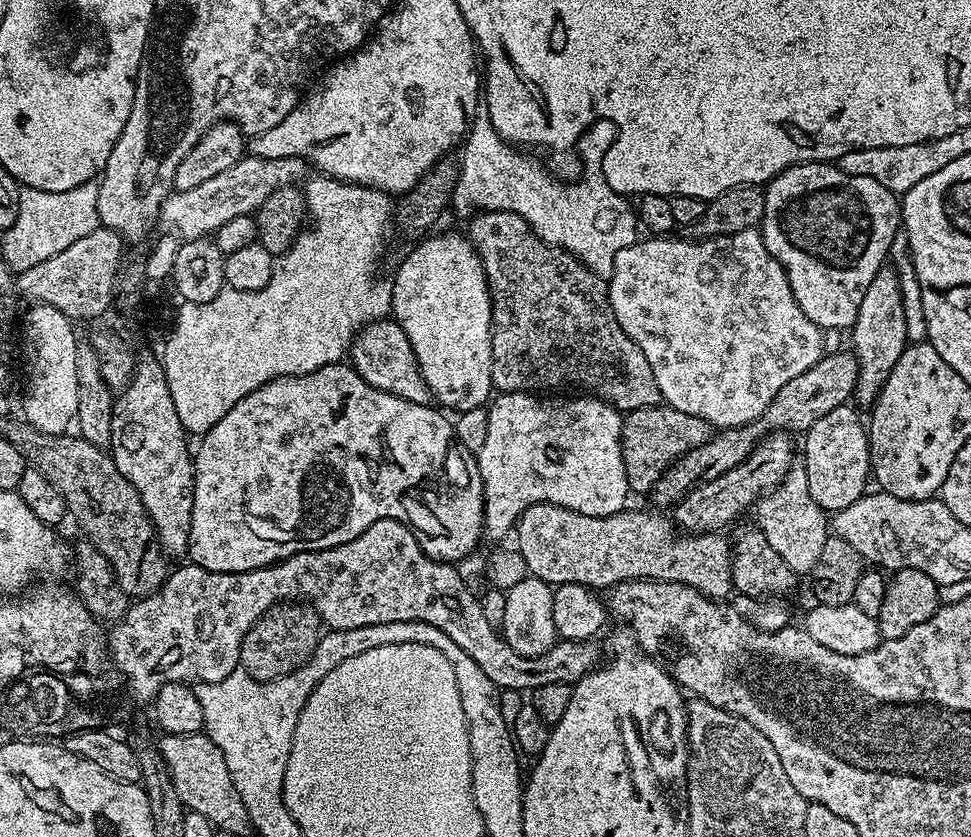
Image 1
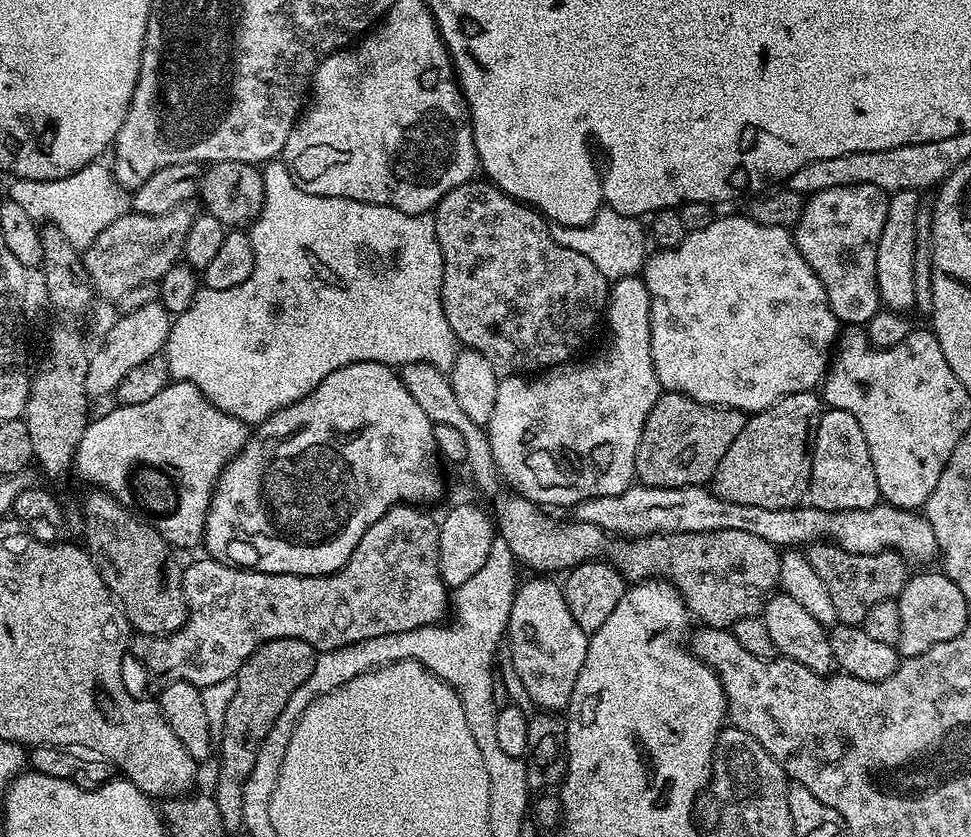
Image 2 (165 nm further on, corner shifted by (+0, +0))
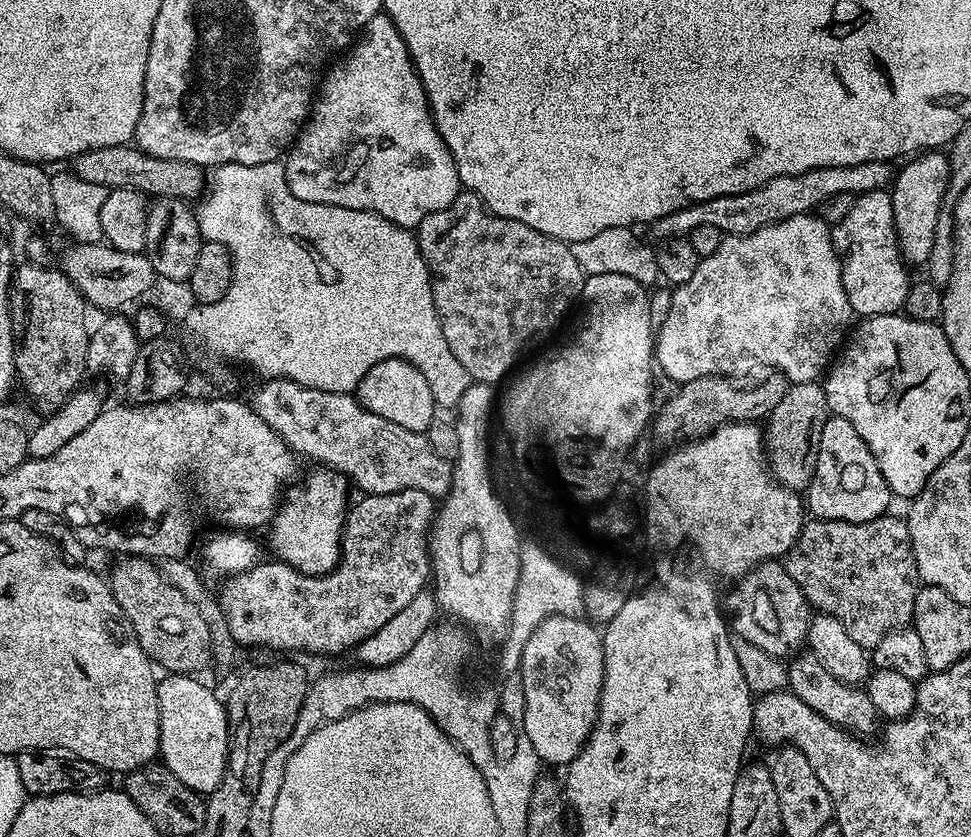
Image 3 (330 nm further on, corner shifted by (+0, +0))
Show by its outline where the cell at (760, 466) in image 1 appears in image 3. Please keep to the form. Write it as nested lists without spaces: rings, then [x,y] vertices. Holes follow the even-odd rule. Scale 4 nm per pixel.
[[[789,383],[782,402],[774,406],[766,421],[768,467],[779,484],[793,490],[807,489],[816,476],[818,442],[822,442],[822,426],[826,426],[829,415],[823,383]]]

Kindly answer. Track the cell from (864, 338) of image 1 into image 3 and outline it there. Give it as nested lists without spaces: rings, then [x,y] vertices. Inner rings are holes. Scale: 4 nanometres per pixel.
[[[925,150],[913,155],[901,172],[895,173],[890,184],[894,230],[900,253],[909,265],[927,265],[930,249],[934,247],[934,229],[938,227],[938,214],[944,203],[944,191],[948,189],[950,166],[948,157],[940,150]]]

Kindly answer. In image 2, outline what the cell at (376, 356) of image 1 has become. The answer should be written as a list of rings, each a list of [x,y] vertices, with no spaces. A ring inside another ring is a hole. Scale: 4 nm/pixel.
[[[405,363],[402,368],[402,379],[406,390],[410,390],[410,395],[422,410],[431,418],[433,424],[442,426],[454,426],[454,430],[462,433],[462,438],[466,438],[466,458],[464,464],[472,471],[472,480],[476,485],[475,491],[488,492],[488,497],[496,496],[500,488],[496,488],[496,463],[490,450],[490,438],[487,431],[481,425],[470,422],[470,418],[462,411],[462,405],[458,403],[458,398],[454,398],[451,379],[441,369],[429,364]]]

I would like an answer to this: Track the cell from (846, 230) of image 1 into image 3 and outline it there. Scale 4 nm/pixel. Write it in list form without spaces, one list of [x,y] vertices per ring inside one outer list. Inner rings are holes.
[[[877,190],[856,197],[850,214],[832,228],[832,241],[840,256],[842,286],[846,286],[853,313],[860,318],[899,313],[908,297],[910,268],[898,246],[891,195]]]

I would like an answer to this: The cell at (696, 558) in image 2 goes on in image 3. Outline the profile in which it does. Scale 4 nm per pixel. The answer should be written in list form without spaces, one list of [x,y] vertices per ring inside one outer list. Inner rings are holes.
[[[769,562],[753,568],[727,592],[726,616],[735,635],[746,638],[746,642],[754,642],[754,646],[766,650],[766,654],[781,658],[795,657],[805,647],[810,605],[783,563]]]

